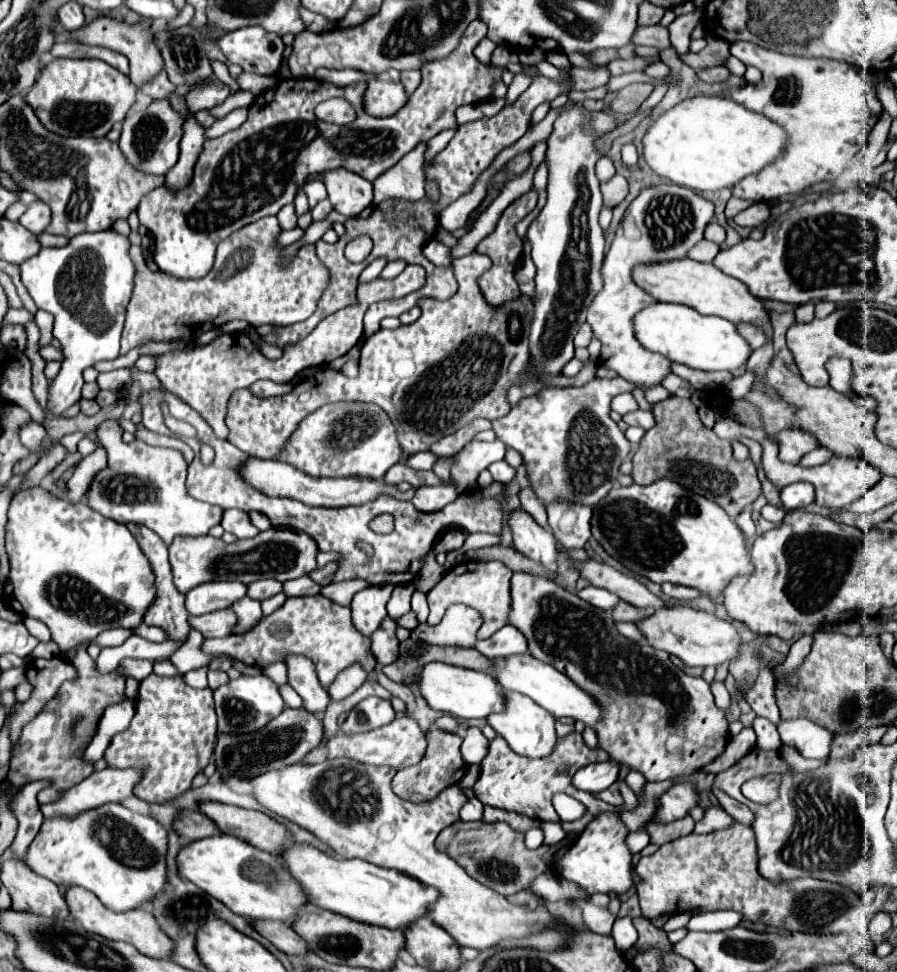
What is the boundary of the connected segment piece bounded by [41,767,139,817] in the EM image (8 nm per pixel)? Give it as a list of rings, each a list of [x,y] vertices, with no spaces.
[[[107,767],[103,771],[95,771],[79,785],[63,791],[59,801],[41,805],[41,813],[45,817],[53,817],[53,815],[73,817],[91,807],[99,807],[105,803],[119,803],[133,795],[135,781],[139,781],[139,769]]]

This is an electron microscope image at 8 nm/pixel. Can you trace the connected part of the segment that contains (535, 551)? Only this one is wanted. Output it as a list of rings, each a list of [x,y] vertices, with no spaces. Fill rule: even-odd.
[[[515,509],[507,521],[513,535],[513,547],[519,553],[531,557],[541,565],[549,565],[557,561],[557,541],[553,533],[537,525],[527,511]]]

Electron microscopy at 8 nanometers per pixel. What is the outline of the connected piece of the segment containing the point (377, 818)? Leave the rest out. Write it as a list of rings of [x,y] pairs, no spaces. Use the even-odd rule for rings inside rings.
[[[327,759],[315,765],[295,763],[287,769],[263,773],[247,781],[253,785],[251,795],[259,805],[307,829],[319,841],[329,845],[337,857],[357,857],[367,863],[381,865],[383,869],[395,869],[423,885],[439,889],[439,901],[431,905],[429,917],[435,919],[435,923],[443,927],[461,947],[487,949],[503,943],[505,939],[521,939],[543,927],[557,925],[557,919],[551,917],[547,907],[531,911],[527,907],[511,905],[501,893],[479,885],[449,855],[435,849],[437,835],[451,823],[459,821],[459,809],[467,801],[459,785],[447,787],[435,801],[415,805],[393,793],[393,775],[395,769],[391,767],[367,767],[351,759]],[[317,793],[327,797],[327,809],[321,801],[317,801]]]

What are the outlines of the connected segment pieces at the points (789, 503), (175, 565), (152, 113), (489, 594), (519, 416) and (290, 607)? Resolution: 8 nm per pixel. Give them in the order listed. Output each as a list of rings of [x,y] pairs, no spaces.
[[[803,481],[791,483],[781,491],[781,503],[783,503],[783,509],[787,511],[805,509],[813,501],[815,501],[815,489]]]
[[[275,527],[259,533],[253,539],[239,539],[231,545],[211,535],[175,537],[175,541],[169,545],[169,561],[179,593],[187,593],[191,587],[207,581],[241,581],[247,585],[257,579],[275,579],[281,583],[287,579],[297,579],[309,575],[317,567],[317,553],[319,549],[307,533]]]
[[[153,101],[143,111],[131,111],[123,121],[119,147],[127,161],[147,173],[165,175],[179,159],[179,141],[183,137],[183,113],[175,111],[169,101]]]
[[[461,561],[457,563],[453,569],[449,569],[443,579],[427,593],[427,601],[429,601],[429,617],[427,623],[429,625],[437,625],[447,607],[453,603],[465,603],[469,607],[475,607],[481,611],[483,615],[483,629],[479,629],[479,639],[487,639],[499,631],[503,625],[507,625],[507,613],[511,611],[511,575],[513,571],[507,569],[507,565],[503,565],[501,561]]]
[[[593,379],[583,387],[551,387],[545,395],[525,397],[505,417],[493,421],[497,439],[521,453],[527,479],[545,507],[561,499],[595,505],[611,491],[619,465],[631,453],[631,443],[609,417],[609,403],[615,395],[633,389],[637,385],[615,379]]]
[[[313,595],[313,597],[289,597],[281,609],[277,609],[269,617],[263,617],[253,631],[241,637],[229,635],[221,639],[207,639],[203,643],[203,651],[227,653],[247,665],[257,667],[283,661],[285,653],[299,653],[315,663],[319,681],[327,689],[335,681],[337,673],[341,673],[343,669],[347,669],[357,661],[363,663],[365,671],[371,671],[375,667],[375,659],[369,655],[369,645],[371,639],[363,637],[353,627],[349,607],[341,607],[323,595]]]

